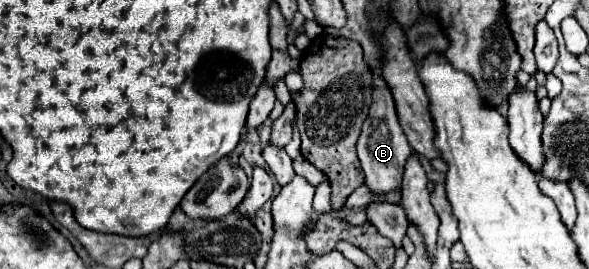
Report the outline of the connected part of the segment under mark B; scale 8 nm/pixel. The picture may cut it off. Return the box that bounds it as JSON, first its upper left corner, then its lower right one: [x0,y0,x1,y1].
[356,73,414,193]

